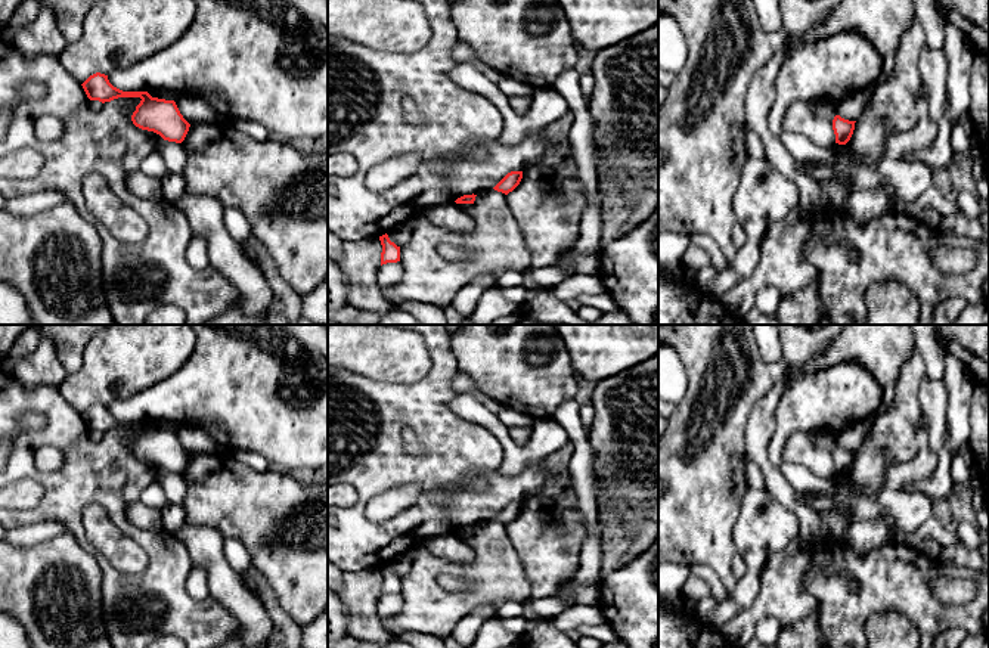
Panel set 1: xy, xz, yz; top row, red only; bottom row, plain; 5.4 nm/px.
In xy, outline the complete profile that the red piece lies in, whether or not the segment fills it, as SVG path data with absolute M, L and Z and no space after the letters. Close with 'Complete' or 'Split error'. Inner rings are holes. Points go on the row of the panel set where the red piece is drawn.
M100 72L90 75L81 86L90 100L102 103L118 97L140 97L131 115L133 124L159 134L164 140L182 143L189 131L190 124L183 118L174 100L152 97L148 92L123 92Z. Complete

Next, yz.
M840 115L834 117L833 130L835 134L835 143L846 145L850 140L855 130L855 123L856 121L844 120Z. Complete

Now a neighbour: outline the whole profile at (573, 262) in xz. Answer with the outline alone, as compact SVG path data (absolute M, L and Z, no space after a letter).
M576 247L568 248L554 266L561 269L568 276L571 275L599 275L601 252L599 249L590 254L580 252Z

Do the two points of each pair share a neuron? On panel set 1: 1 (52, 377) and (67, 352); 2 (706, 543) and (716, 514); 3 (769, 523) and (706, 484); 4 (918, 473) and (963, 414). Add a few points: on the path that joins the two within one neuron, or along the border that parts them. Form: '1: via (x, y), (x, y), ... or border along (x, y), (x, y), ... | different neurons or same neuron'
1: border along (50, 340), (56, 359), (65, 372) | different neurons
2: via (706, 536), (706, 524), (709, 521) | same neuron
3: border along (749, 486), (741, 502), (732, 539) | different neurons
4: border along (938, 455), (935, 470), (924, 478), (914, 481) | different neurons

